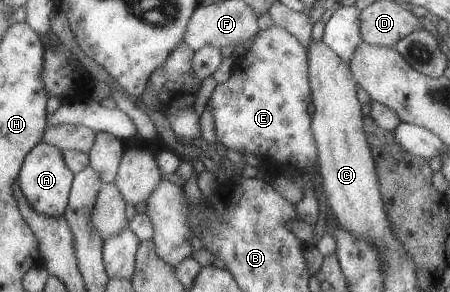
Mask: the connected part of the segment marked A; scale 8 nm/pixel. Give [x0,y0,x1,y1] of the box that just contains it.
[16,142,73,218]

